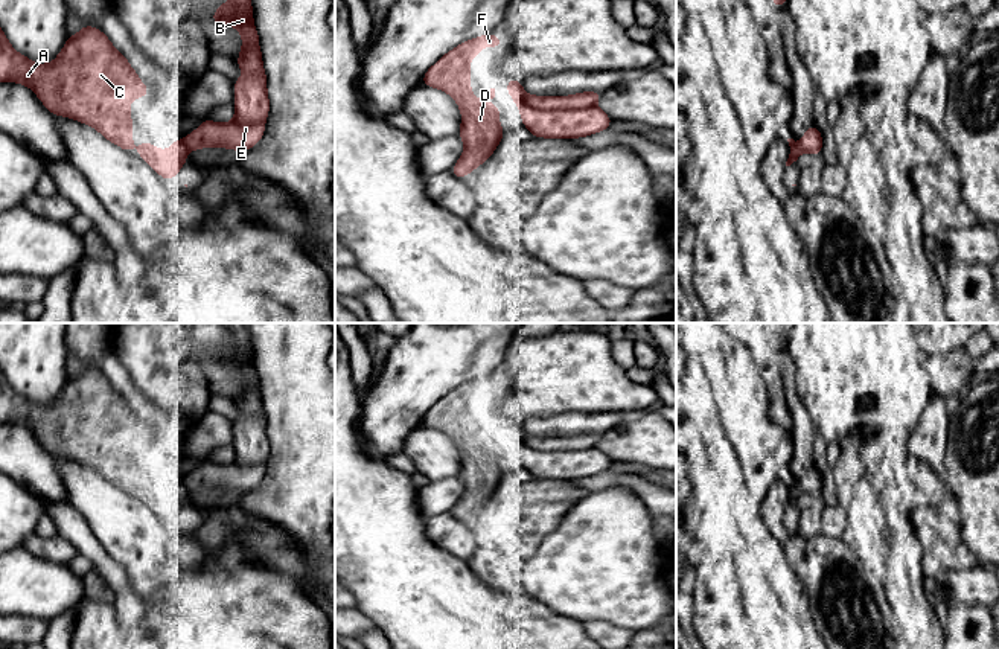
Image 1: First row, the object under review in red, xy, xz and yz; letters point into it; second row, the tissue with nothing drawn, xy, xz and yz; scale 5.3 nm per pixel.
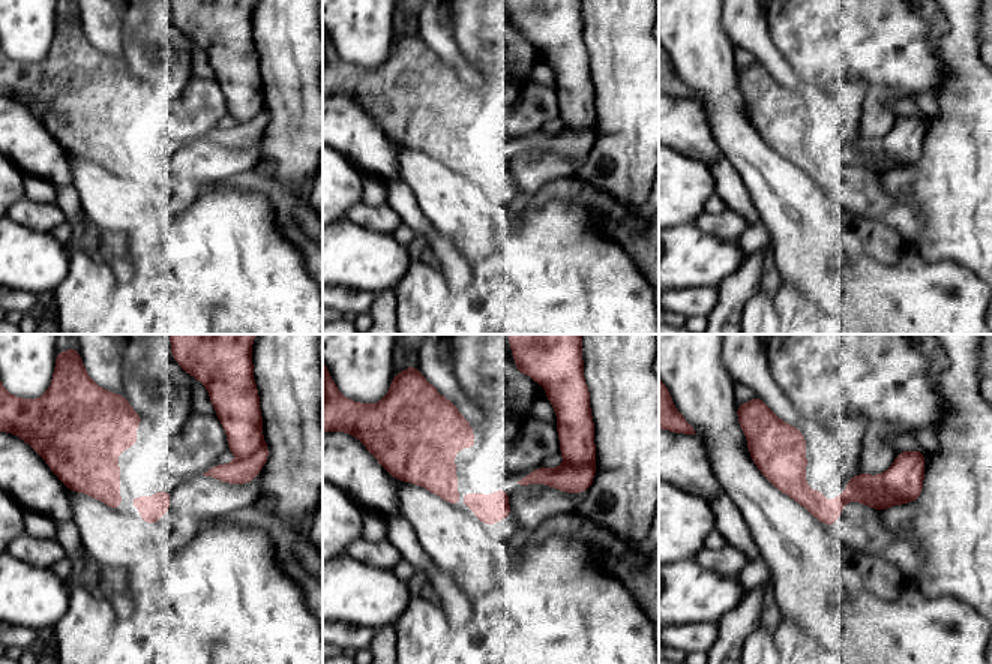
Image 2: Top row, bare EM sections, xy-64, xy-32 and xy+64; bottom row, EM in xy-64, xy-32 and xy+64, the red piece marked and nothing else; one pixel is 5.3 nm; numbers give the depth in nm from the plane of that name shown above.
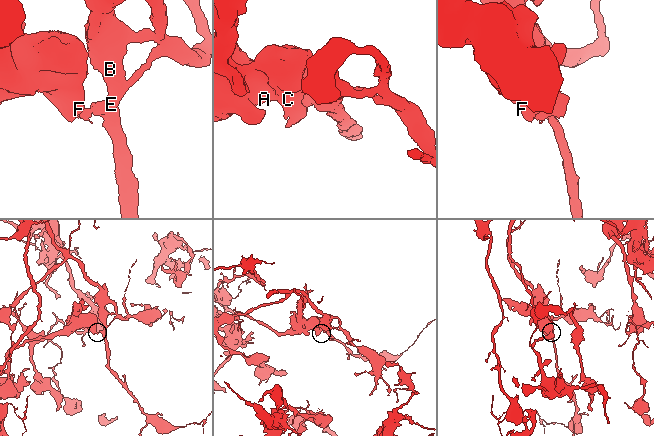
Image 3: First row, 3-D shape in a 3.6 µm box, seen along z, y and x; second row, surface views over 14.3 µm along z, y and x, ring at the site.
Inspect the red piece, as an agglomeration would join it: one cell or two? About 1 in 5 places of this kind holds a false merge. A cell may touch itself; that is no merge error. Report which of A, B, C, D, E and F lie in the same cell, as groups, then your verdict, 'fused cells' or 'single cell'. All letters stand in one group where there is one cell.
groups A C D F / B E; fused cells

